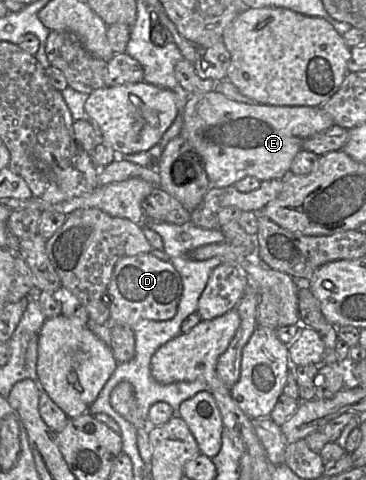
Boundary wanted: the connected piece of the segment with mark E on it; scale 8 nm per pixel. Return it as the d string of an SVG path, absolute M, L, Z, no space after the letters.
M211 90L189 96L181 135L201 157L210 188L224 188L246 176L260 181L285 178L302 142L332 125L333 118L321 107L247 104Z

